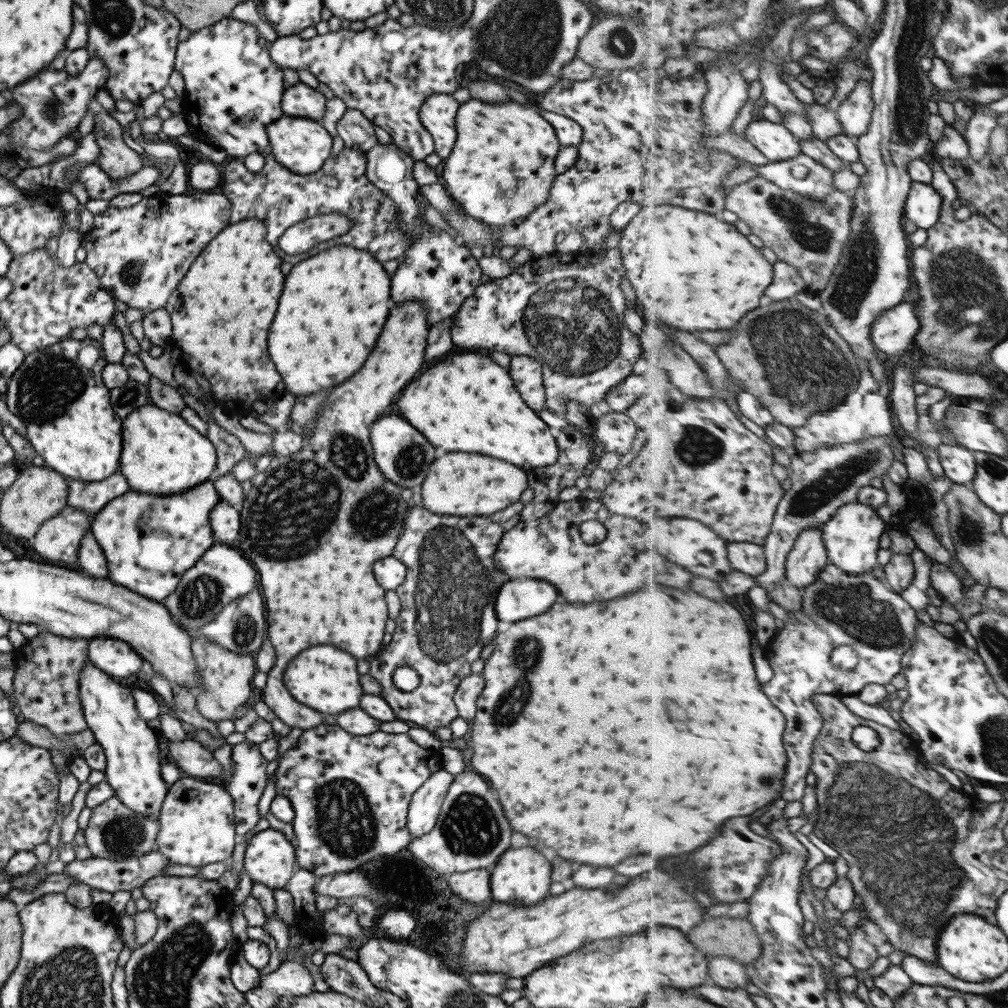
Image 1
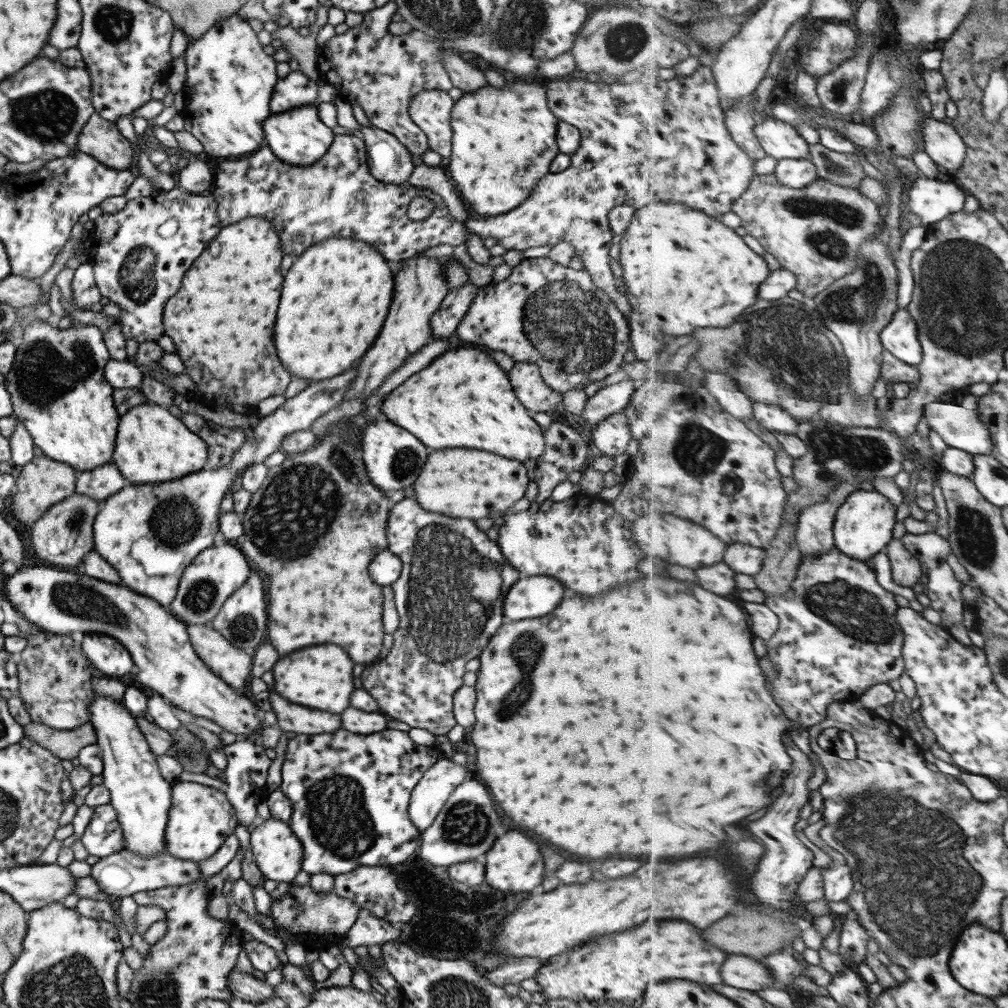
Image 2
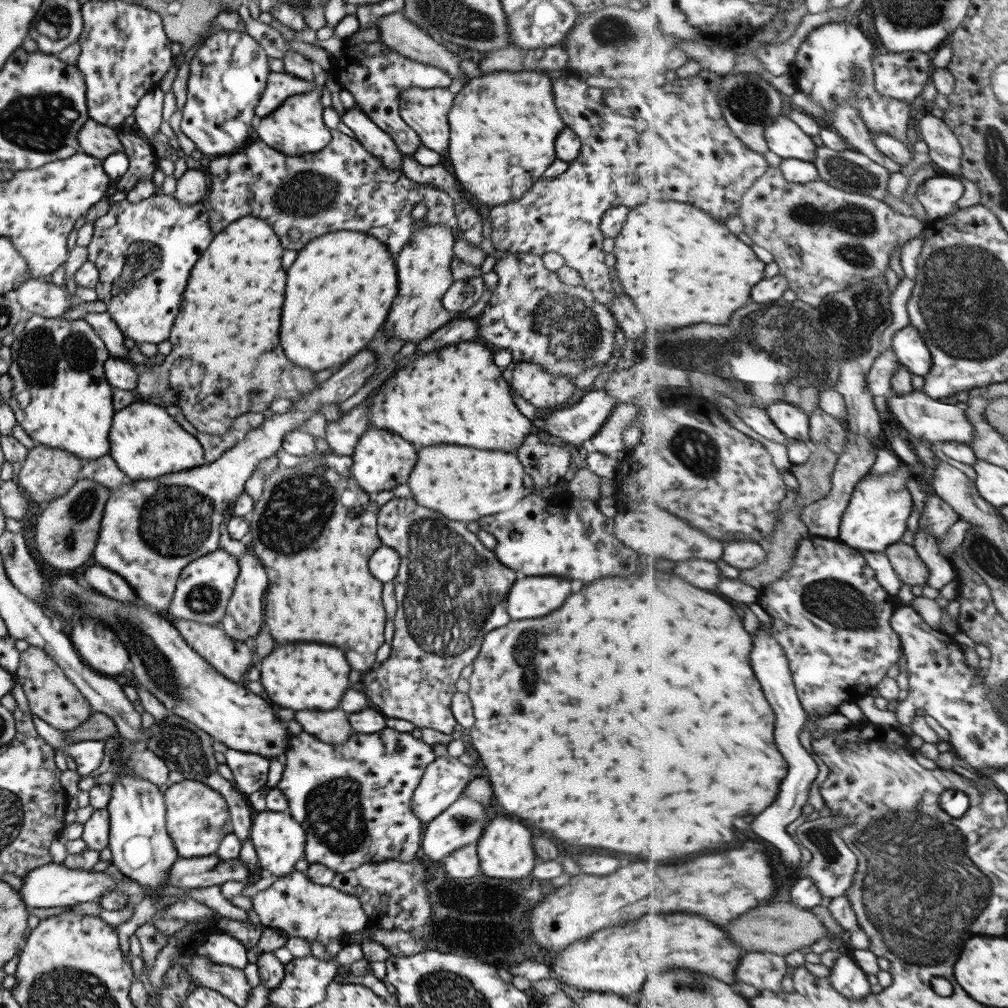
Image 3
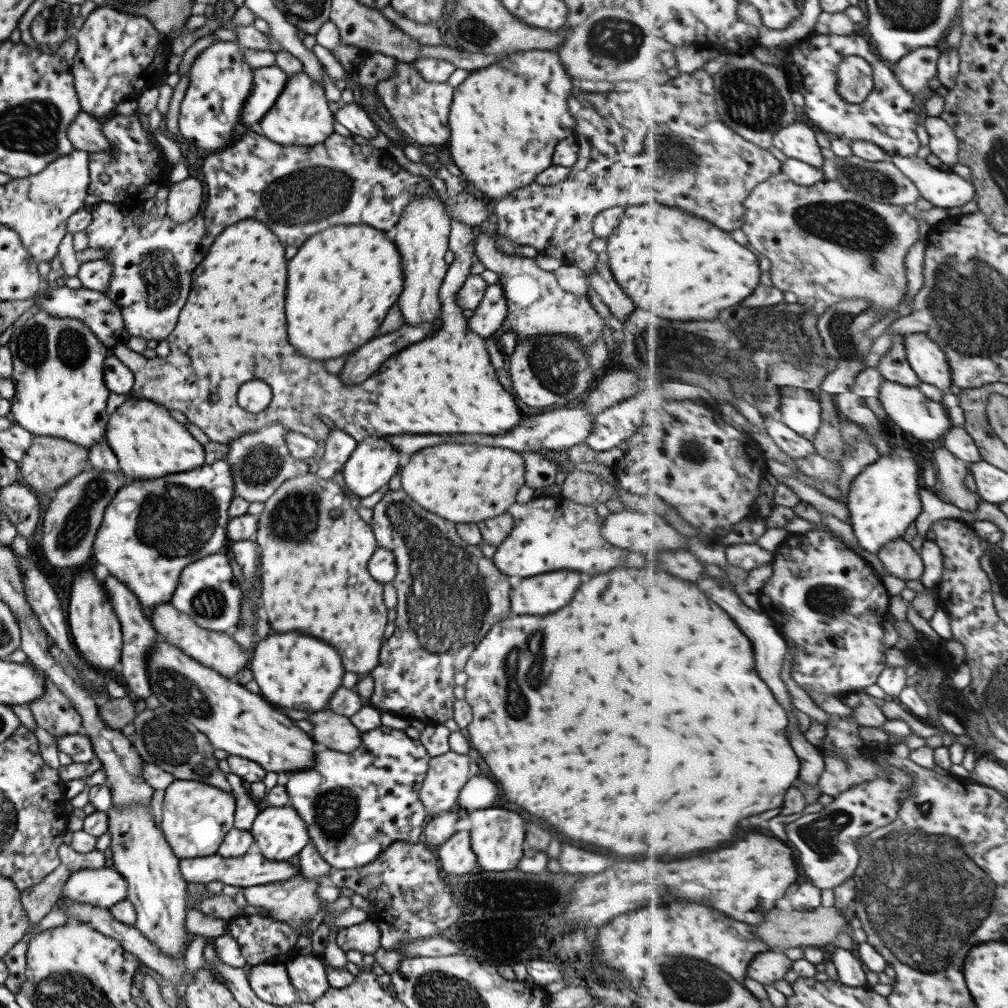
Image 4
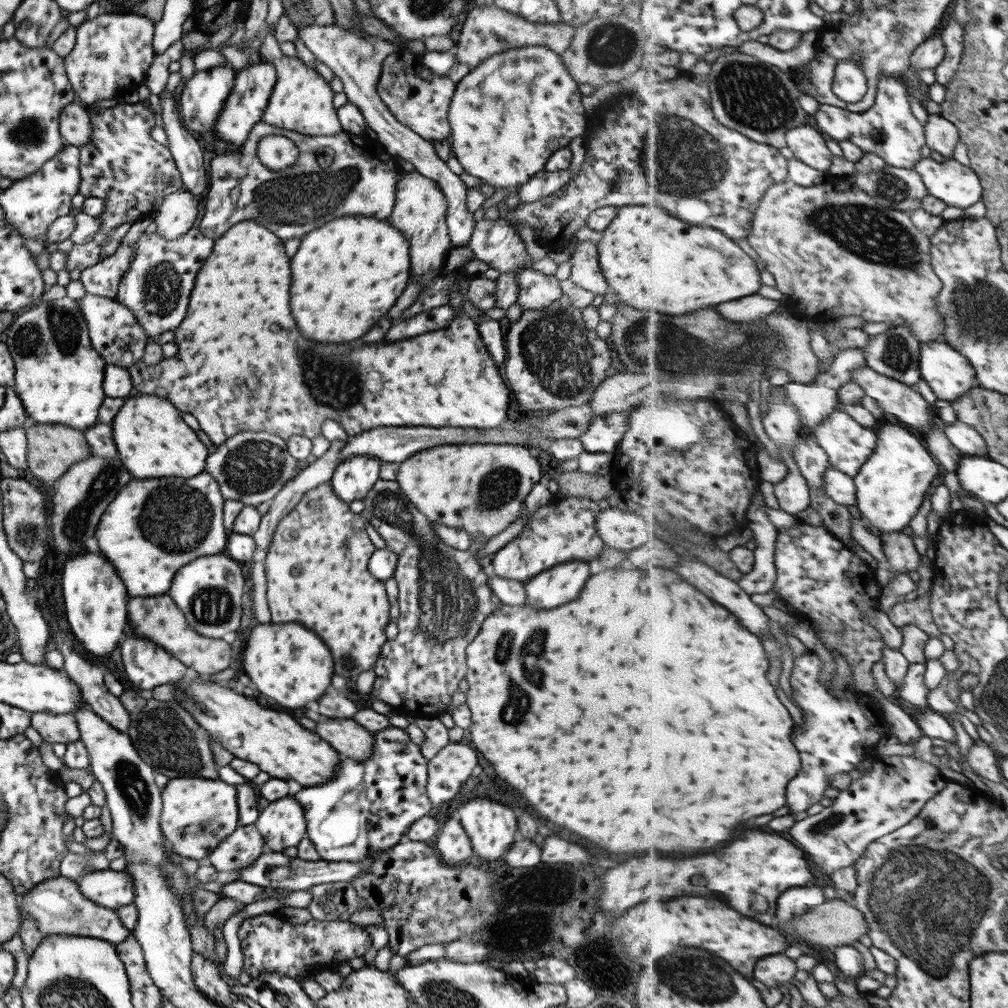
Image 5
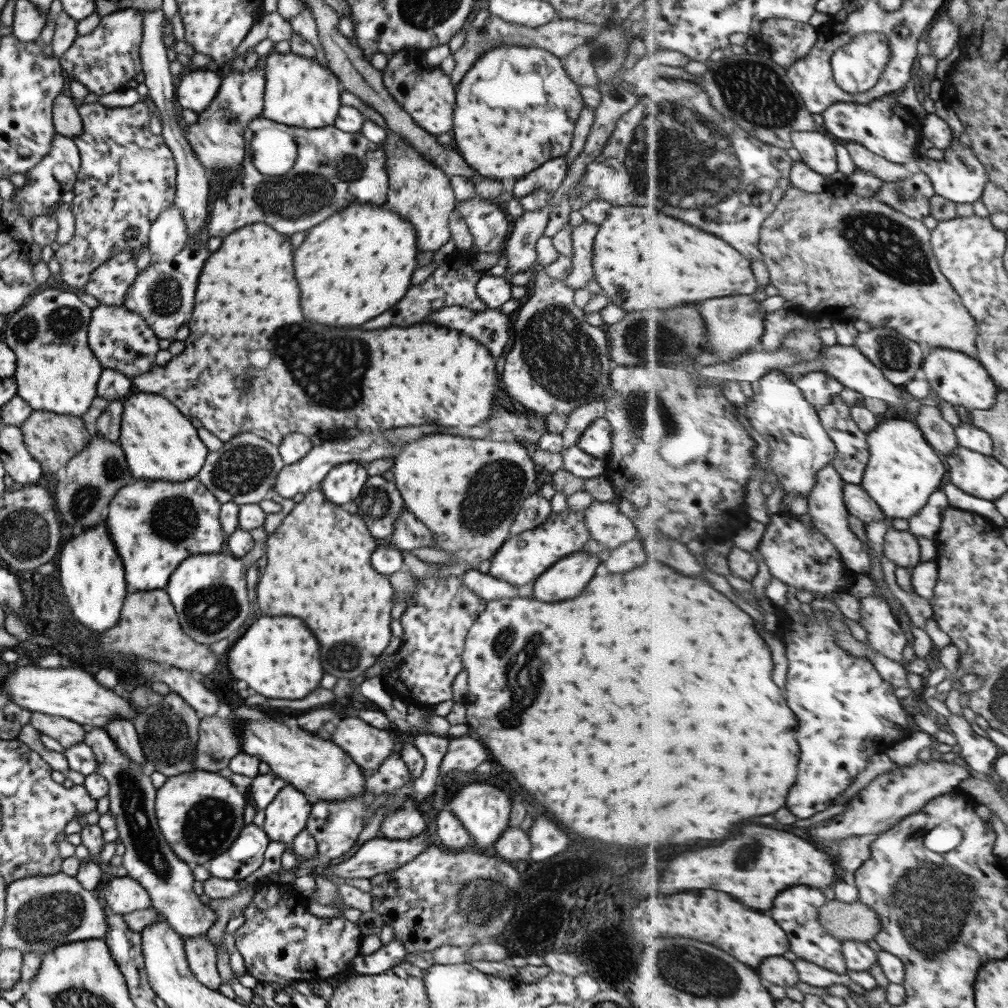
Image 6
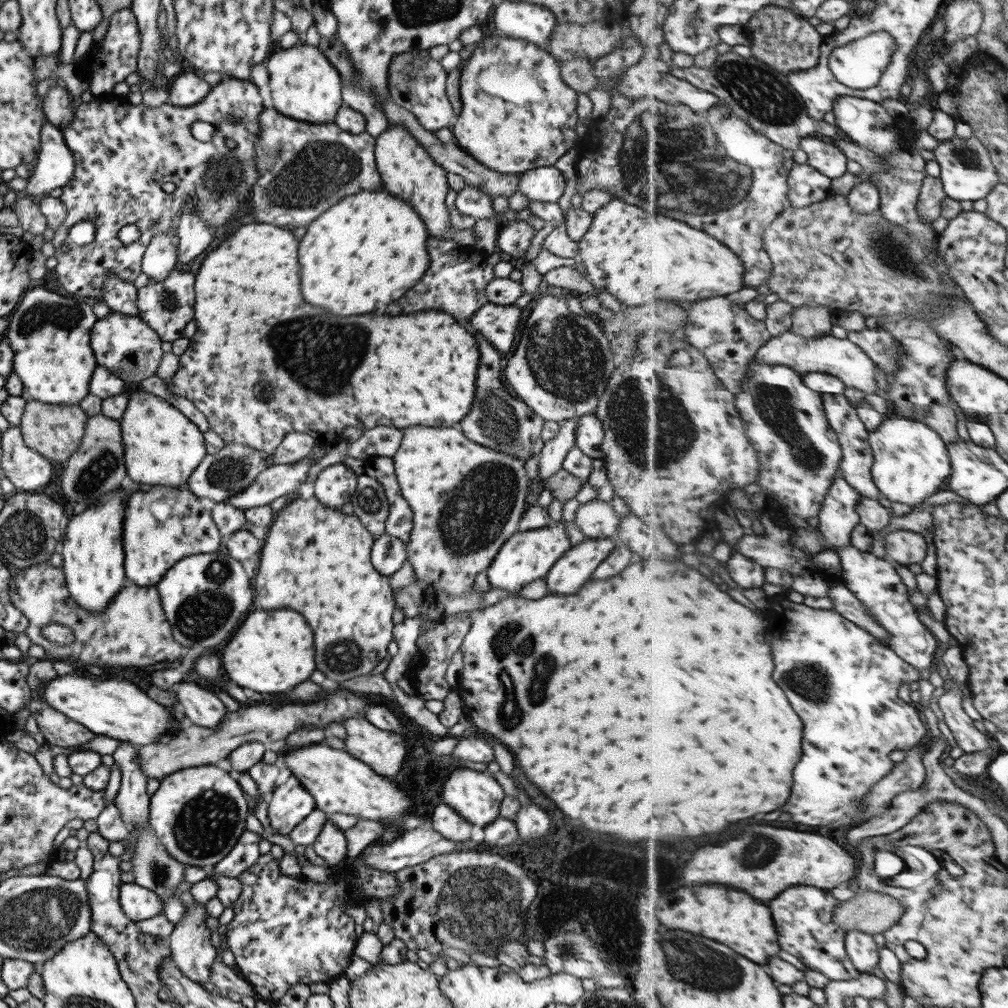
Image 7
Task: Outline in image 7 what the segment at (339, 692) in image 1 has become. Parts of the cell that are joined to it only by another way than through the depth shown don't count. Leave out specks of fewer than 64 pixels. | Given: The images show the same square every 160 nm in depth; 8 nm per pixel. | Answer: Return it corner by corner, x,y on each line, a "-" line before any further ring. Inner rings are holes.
251,610
241,622
241,626
235,630
235,634
229,638
225,648
221,650
221,662
223,662
227,676
241,688
251,688
261,694
291,690
295,684
307,680
309,674
315,670
311,630
305,624
305,620
293,610
269,610
269,612

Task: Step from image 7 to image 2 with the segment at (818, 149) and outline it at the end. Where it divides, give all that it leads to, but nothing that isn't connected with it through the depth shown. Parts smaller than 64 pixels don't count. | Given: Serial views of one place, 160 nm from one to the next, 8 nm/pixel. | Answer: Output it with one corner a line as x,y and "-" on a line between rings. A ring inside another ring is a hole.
769,117
759,123
754,131
766,153
779,161
810,158
811,145
799,134
796,126

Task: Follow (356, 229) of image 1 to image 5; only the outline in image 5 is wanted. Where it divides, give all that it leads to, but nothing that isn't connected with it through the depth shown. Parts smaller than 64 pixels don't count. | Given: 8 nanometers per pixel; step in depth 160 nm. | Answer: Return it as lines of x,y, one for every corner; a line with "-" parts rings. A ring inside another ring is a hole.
257,122
246,142
239,146
237,151
227,153
225,156
213,157
209,162
209,176
207,195
205,196
205,210
199,220
198,229
203,236
215,240
219,238
227,228
241,222
241,220
255,220
261,226
267,226
277,238
289,240
299,238
307,234
313,228
319,228
322,224
334,218
346,216
368,216
388,221
395,200
397,179
401,170
392,157
384,150
384,147
374,138
365,134
351,134
346,131
334,135
306,135
298,132
287,132
291,142
297,147
296,161
278,174
268,170
259,164
256,157
257,141
263,136
261,130
265,130
265,122

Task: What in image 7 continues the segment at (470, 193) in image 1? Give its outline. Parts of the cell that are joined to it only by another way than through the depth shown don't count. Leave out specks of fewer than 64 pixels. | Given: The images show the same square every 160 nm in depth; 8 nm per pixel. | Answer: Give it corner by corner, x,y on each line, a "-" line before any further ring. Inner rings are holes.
498,33
482,35
471,56
460,68
458,93
461,112
450,127
455,144
479,164
498,173
520,174
551,166
564,152
577,145
576,92
562,81
559,65
559,61
533,43

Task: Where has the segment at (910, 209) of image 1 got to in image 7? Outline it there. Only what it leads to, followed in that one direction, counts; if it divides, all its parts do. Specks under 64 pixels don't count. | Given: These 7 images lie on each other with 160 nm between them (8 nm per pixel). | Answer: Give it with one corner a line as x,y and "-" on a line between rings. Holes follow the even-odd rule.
955,136
949,141
939,142
933,153
941,168
939,177
943,181
945,192
953,200
983,200
990,196
994,187
1001,182
990,150
979,137
963,139

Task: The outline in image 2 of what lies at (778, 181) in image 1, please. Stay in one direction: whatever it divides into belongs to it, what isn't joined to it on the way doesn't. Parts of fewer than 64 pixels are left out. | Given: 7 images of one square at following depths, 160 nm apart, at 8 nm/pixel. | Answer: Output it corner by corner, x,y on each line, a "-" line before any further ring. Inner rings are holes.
790,158
778,161
774,172
779,182
802,189
819,180
818,166
810,158

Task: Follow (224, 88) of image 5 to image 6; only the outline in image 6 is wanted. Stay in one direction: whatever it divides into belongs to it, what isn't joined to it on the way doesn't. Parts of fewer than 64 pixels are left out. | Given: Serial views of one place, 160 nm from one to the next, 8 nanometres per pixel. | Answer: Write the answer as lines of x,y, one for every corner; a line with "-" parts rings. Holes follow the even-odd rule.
192,70
176,79
174,93
179,110
201,113
215,96
220,85
219,76
213,71

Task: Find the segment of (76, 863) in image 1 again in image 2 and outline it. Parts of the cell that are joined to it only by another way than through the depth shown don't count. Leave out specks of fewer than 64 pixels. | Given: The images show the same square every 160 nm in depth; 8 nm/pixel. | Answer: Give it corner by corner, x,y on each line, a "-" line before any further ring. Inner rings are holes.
121,850
95,862
88,876
93,878
101,892
121,898
139,891
155,890
164,886
181,886
197,881
203,878
199,876
197,867
199,867
198,862
179,860
165,852
153,855
153,857
139,857
129,850

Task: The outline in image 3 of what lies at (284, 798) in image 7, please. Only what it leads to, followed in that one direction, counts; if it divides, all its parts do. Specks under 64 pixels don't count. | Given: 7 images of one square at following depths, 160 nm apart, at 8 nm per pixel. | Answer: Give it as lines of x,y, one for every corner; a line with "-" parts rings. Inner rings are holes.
259,812
251,820
250,842
254,847
261,870
267,870
274,878
295,872
294,865
304,856
305,834
303,828
291,818
288,812

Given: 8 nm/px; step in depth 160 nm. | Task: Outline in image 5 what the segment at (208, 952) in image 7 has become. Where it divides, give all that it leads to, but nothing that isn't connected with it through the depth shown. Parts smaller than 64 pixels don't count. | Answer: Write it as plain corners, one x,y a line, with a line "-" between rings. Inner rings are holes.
192,951
190,971
194,985
202,995
205,995
218,1005
230,1007
229,993
232,991
231,987
220,978
215,963

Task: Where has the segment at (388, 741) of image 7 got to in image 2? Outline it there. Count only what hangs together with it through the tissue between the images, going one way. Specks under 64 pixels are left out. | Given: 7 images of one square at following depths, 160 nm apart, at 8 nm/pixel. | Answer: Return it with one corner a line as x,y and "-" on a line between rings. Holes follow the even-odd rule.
269,694
269,704
271,708
268,710
275,712
276,724
284,732
325,734
325,732
335,732
341,726
337,714
327,714
323,710
307,710
303,706
295,706
279,698
277,694

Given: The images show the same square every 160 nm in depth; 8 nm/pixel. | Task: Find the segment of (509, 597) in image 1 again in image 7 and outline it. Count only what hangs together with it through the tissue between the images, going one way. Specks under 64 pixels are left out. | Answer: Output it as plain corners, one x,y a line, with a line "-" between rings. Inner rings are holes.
613,538
585,539
569,547
543,578
551,594
575,594
591,576
593,569
618,543

